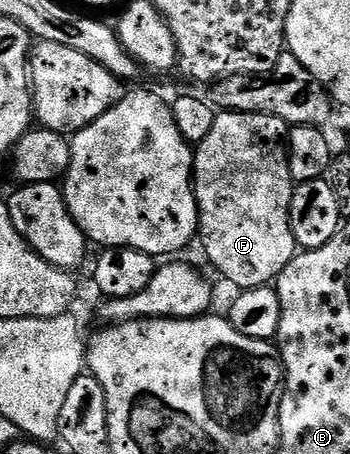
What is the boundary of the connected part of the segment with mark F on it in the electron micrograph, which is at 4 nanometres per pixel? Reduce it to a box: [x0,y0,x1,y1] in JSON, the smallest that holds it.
[194,111,298,289]

